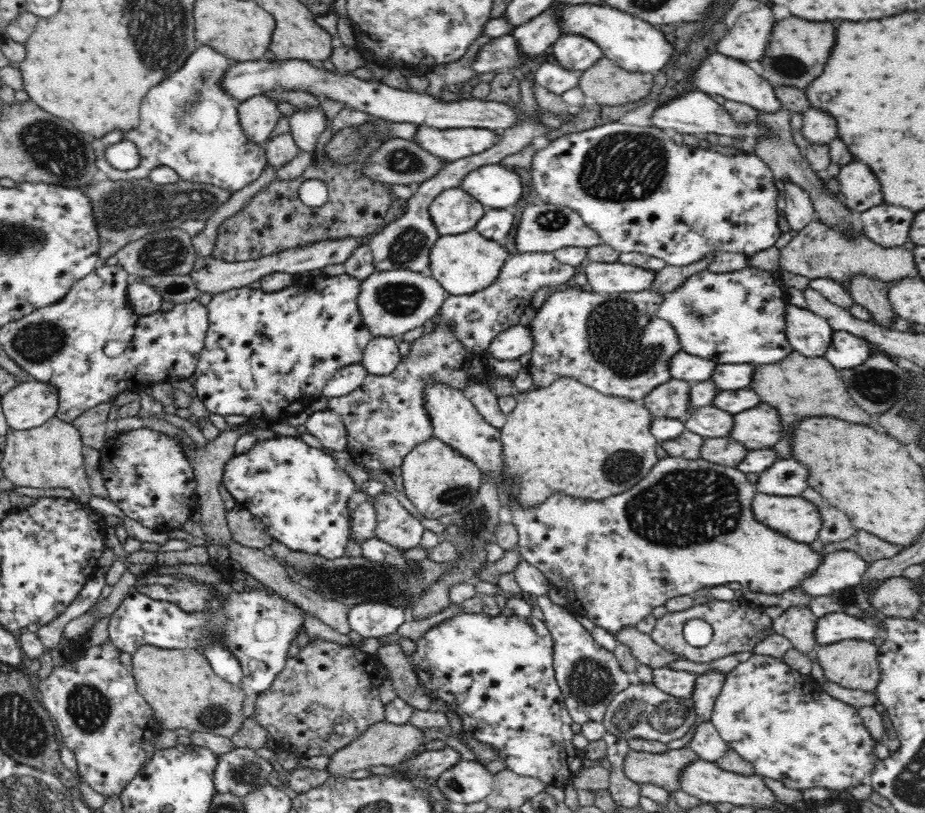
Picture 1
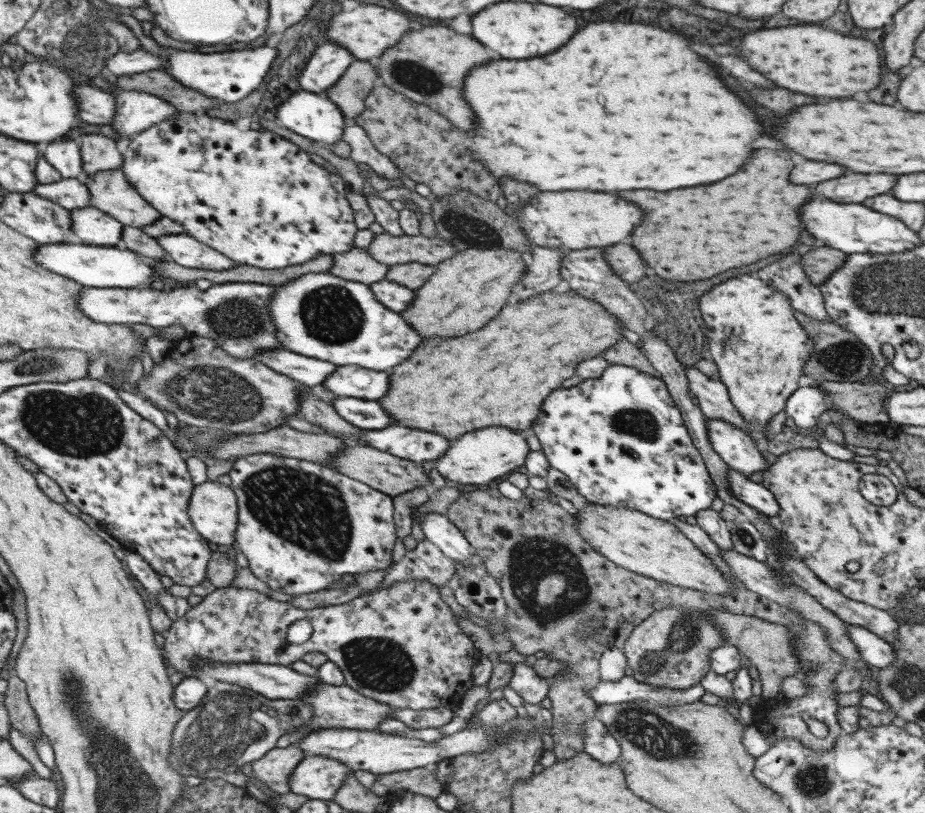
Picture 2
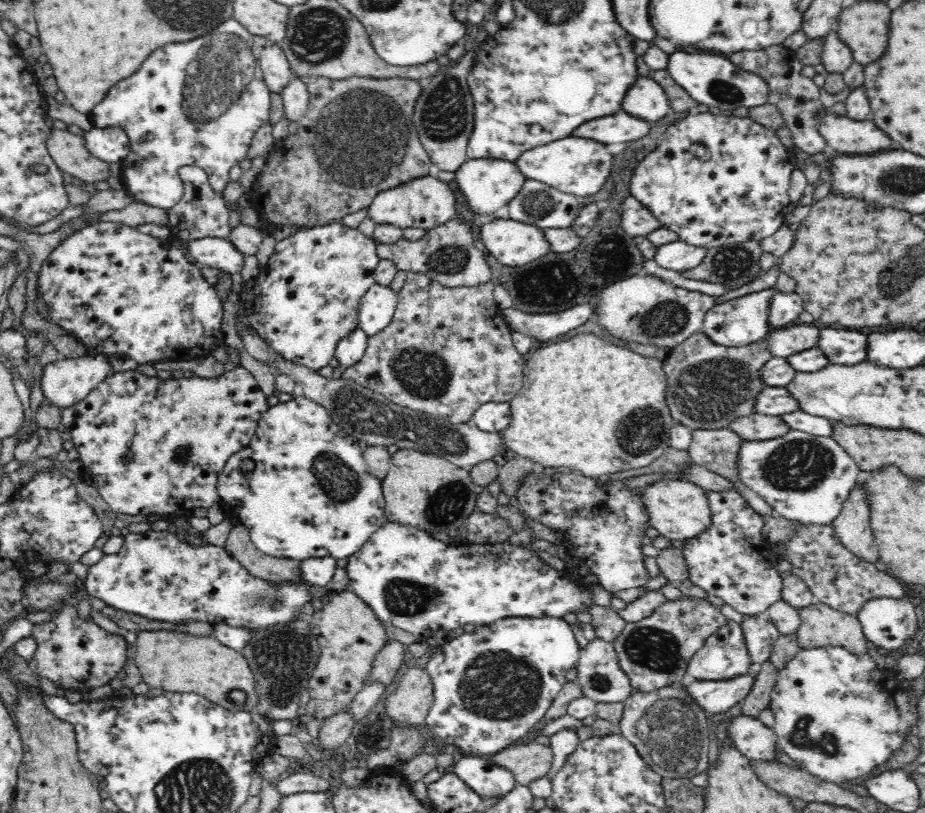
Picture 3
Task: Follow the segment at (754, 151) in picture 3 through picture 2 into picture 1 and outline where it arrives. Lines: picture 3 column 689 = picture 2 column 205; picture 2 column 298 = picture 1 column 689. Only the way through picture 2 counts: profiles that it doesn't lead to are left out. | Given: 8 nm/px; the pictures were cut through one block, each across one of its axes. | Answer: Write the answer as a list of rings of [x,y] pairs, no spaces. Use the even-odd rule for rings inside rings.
[[[620,120],[608,121],[606,124],[598,125],[589,130],[563,135],[550,141],[546,148],[538,150],[533,156],[531,167],[534,199],[536,201],[564,205],[575,210],[583,218],[583,221],[600,235],[604,245],[608,245],[618,252],[640,252],[663,260],[666,265],[672,265],[673,267],[683,267],[704,258],[707,254],[716,255],[720,252],[742,253],[751,256],[755,252],[774,246],[782,233],[778,227],[778,217],[782,213],[777,209],[776,204],[779,195],[775,187],[776,179],[774,179],[769,166],[761,158],[750,153],[727,156],[711,151],[709,148],[690,148],[685,143],[678,145],[674,143],[671,133],[656,128],[654,125],[635,127],[634,125],[624,124]]]

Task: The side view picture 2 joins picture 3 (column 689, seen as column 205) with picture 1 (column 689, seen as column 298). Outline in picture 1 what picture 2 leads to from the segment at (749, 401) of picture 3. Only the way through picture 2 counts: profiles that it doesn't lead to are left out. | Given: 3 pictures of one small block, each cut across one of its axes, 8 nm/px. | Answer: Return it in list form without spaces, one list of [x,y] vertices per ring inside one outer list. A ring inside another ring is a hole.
[[[670,379],[653,388],[643,399],[642,404],[653,417],[668,417],[684,420],[691,412],[690,382]]]

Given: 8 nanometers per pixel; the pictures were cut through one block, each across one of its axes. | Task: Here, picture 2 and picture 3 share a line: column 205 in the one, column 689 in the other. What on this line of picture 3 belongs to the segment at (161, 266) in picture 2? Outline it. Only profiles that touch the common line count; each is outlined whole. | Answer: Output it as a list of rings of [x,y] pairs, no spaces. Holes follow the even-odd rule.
[[[756,240],[709,248],[700,266],[681,275],[690,280],[722,284],[734,290],[759,276],[762,253],[760,241]]]

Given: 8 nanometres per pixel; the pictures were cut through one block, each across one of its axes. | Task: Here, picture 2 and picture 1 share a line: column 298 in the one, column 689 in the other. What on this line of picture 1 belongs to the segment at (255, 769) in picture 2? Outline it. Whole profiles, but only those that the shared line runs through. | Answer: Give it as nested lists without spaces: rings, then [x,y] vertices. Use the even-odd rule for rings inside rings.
[[[689,746],[660,754],[630,749],[623,760],[623,771],[636,784],[655,784],[670,794],[680,789],[682,769],[696,759],[700,758]]]

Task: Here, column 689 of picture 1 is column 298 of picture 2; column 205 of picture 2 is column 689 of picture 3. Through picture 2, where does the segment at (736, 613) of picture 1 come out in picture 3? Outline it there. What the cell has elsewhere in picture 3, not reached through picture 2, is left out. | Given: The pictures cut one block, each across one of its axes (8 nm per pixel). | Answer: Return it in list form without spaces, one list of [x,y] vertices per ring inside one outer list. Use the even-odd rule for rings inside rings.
[[[684,596],[684,599],[664,601],[648,618],[626,623],[612,643],[620,668],[627,674],[633,691],[652,692],[679,683],[687,672],[692,656],[700,651],[706,639],[727,620],[720,613],[719,607],[708,599]]]

